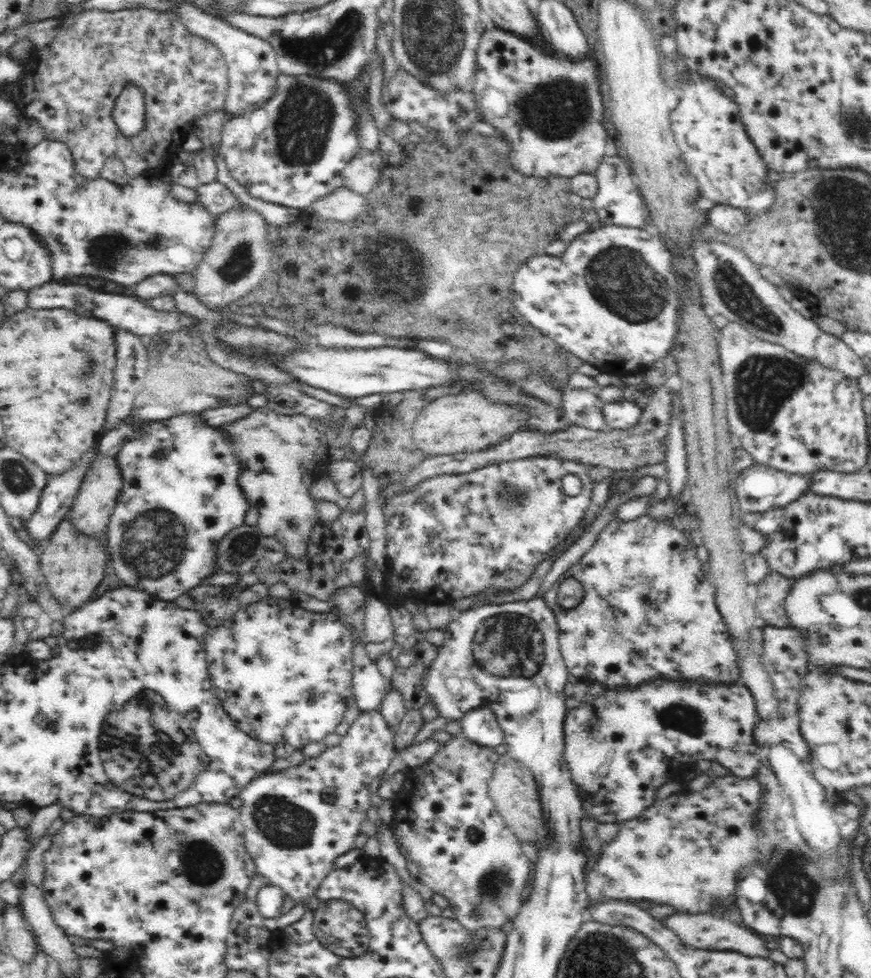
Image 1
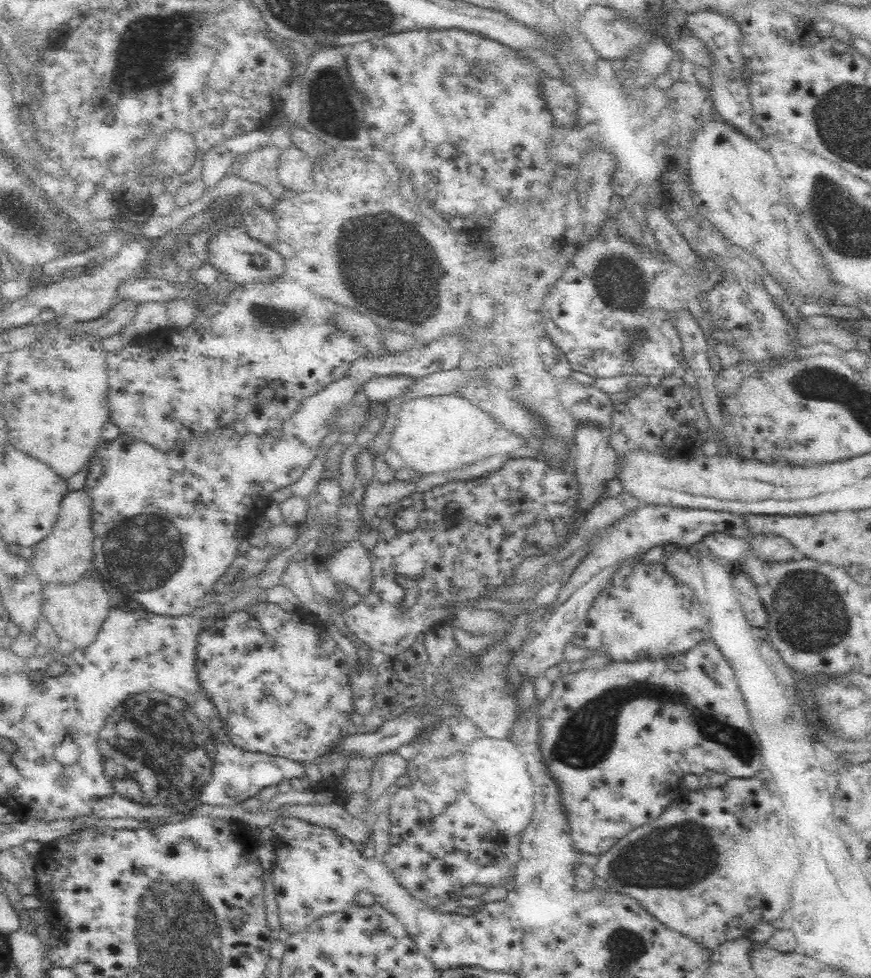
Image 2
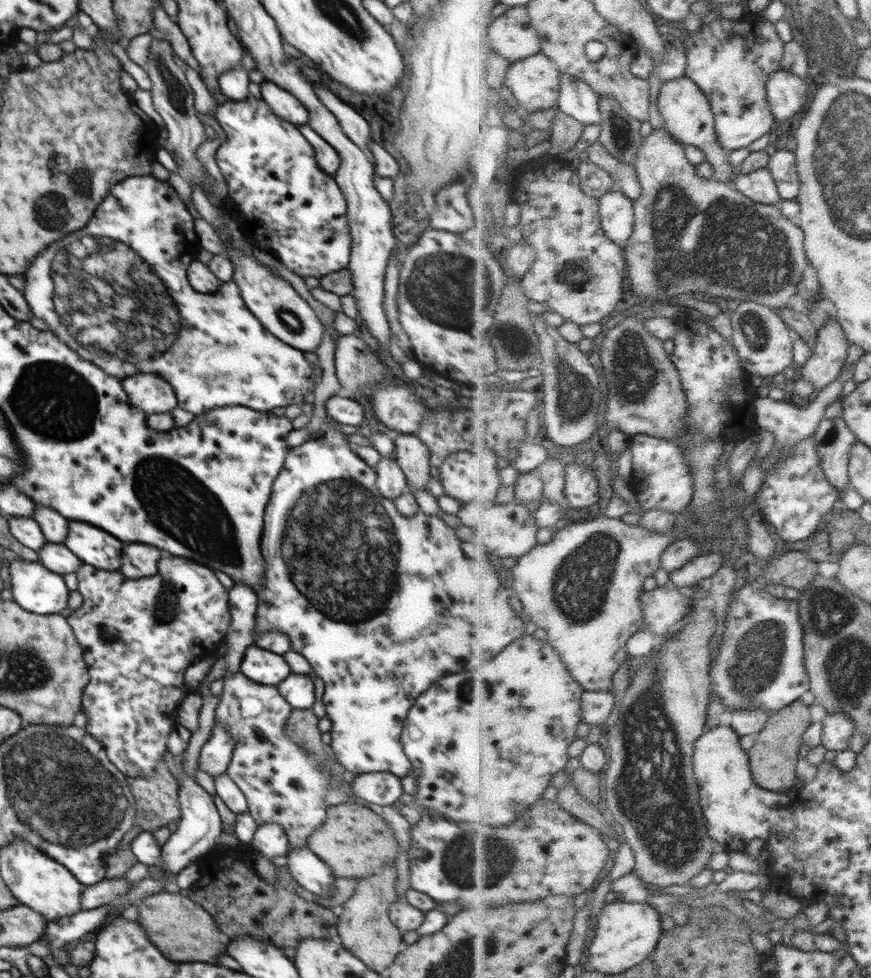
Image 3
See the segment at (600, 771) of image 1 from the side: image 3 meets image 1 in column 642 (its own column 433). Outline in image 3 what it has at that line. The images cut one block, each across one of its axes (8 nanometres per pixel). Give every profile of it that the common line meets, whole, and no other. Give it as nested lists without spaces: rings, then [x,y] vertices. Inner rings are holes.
[[[531,632],[524,635],[522,640],[515,640],[506,652],[502,652],[502,656],[496,658],[496,662],[488,664],[486,668],[478,666],[478,668],[472,668],[472,674],[460,672],[460,674],[452,674],[452,676],[438,680],[410,708],[401,734],[402,749],[412,764],[412,776],[415,778],[417,786],[417,792],[414,796],[421,807],[421,811],[454,822],[482,822],[482,824],[488,822],[494,827],[512,826],[516,820],[522,818],[524,812],[528,812],[530,808],[534,808],[533,806],[540,802],[548,787],[552,786],[552,780],[556,774],[564,771],[568,766],[572,758],[570,748],[578,739],[580,722],[584,722],[583,696],[586,691],[585,686],[582,686],[573,672],[570,672],[569,664],[566,664],[561,652],[558,652],[558,649],[549,640],[536,638]]]

